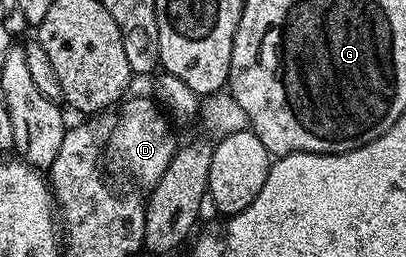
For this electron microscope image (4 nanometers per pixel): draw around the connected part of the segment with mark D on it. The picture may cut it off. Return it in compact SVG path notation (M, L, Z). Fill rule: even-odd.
M131 96L122 103L122 115L114 121L109 139L109 148L117 152L122 164L146 186L152 186L162 178L177 151L172 125L158 103L149 98Z

